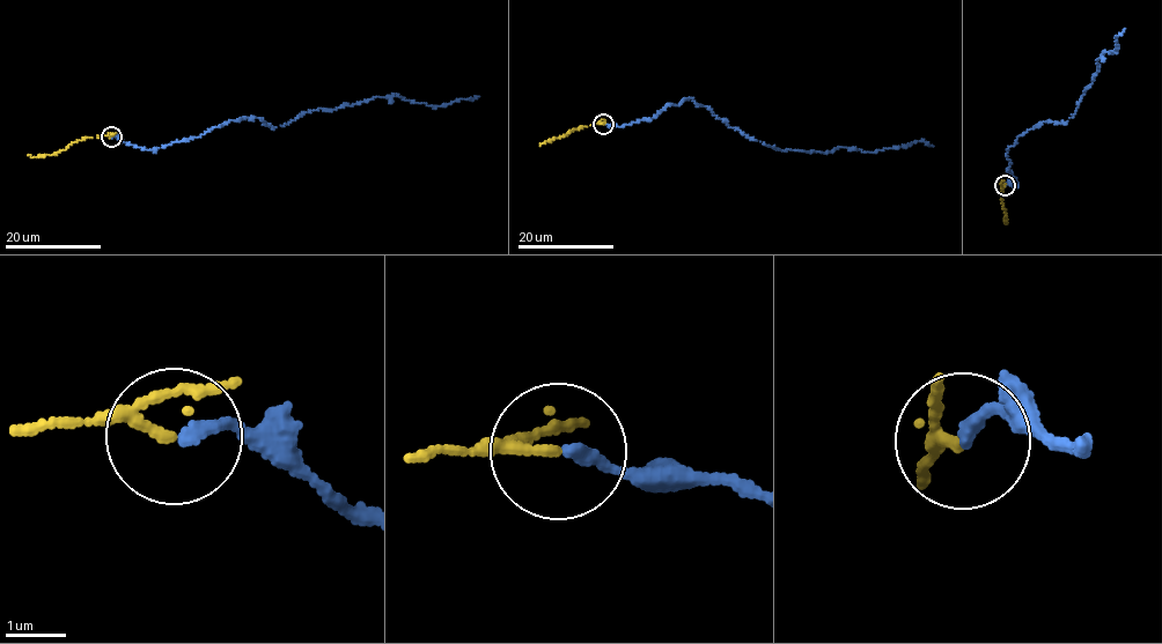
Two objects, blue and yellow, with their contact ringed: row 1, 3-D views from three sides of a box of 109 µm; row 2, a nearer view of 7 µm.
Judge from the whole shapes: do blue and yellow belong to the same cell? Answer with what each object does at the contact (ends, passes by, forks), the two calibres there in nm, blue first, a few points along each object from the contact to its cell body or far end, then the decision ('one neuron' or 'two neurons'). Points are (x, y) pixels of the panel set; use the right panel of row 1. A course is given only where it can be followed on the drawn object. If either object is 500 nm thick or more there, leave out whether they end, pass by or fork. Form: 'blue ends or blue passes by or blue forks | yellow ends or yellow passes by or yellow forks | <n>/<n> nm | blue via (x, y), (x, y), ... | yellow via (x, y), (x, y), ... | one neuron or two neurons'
blue ends | yellow passes by | 220/130 nm | blue via (1005, 184), (1016, 184), (1007, 148), (1034, 127), (1073, 116), (1096, 59), (1117, 51), (1124, 28) | yellow via (1005, 184), (1000, 191), (1007, 223) | one neuron

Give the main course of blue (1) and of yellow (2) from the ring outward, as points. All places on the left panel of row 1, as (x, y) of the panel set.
1: (111, 137), (156, 149), (245, 117), (273, 127), (376, 96), (395, 94), (435, 106), (478, 96)
2: (111, 137), (88, 137), (52, 154), (27, 156)

